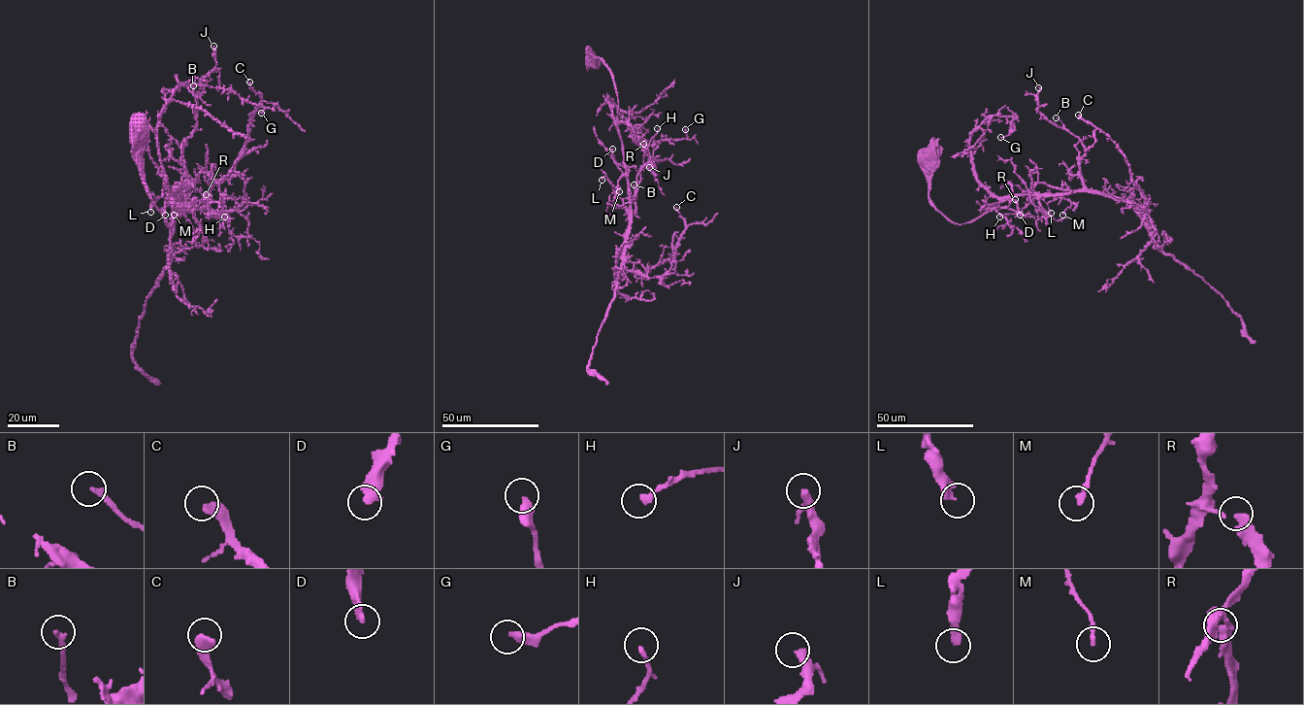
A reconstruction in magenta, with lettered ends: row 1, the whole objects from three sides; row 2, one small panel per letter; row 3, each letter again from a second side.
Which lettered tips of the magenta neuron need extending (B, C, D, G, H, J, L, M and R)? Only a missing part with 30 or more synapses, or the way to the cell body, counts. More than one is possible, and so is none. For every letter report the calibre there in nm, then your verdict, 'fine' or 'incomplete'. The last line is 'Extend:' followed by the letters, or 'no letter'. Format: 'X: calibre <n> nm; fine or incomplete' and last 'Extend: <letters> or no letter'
B: calibre 220 nm; fine
C: calibre 440 nm; fine
D: calibre 360 nm; fine
G: calibre 400 nm; fine
H: calibre 200 nm; fine
J: calibre 260 nm; fine
L: calibre 280 nm; fine
M: calibre 200 nm; fine
R: calibre 320 nm; fine
Extend: no letter

